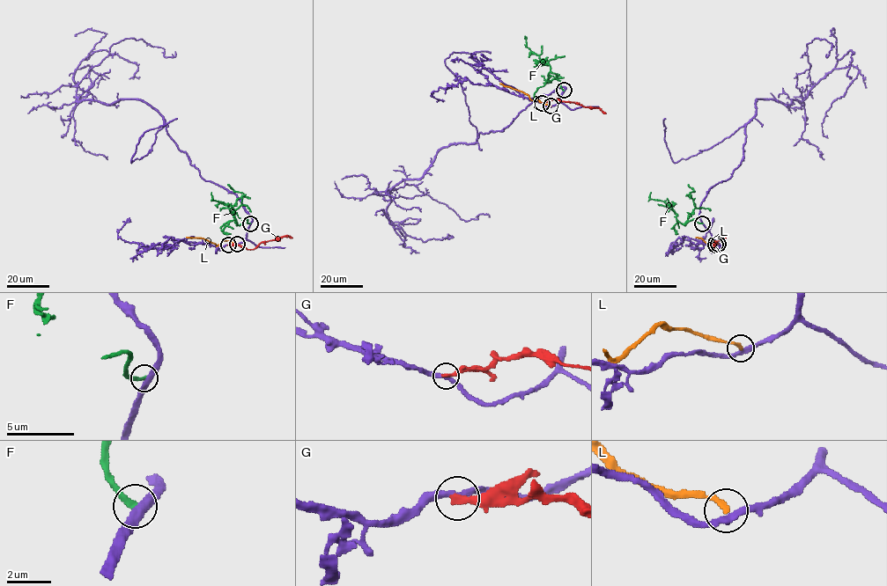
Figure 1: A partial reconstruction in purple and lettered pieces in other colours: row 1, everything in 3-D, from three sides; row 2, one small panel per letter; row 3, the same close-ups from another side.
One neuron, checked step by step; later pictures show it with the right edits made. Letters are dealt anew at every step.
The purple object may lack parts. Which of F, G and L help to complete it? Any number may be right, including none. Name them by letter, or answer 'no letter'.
no letter

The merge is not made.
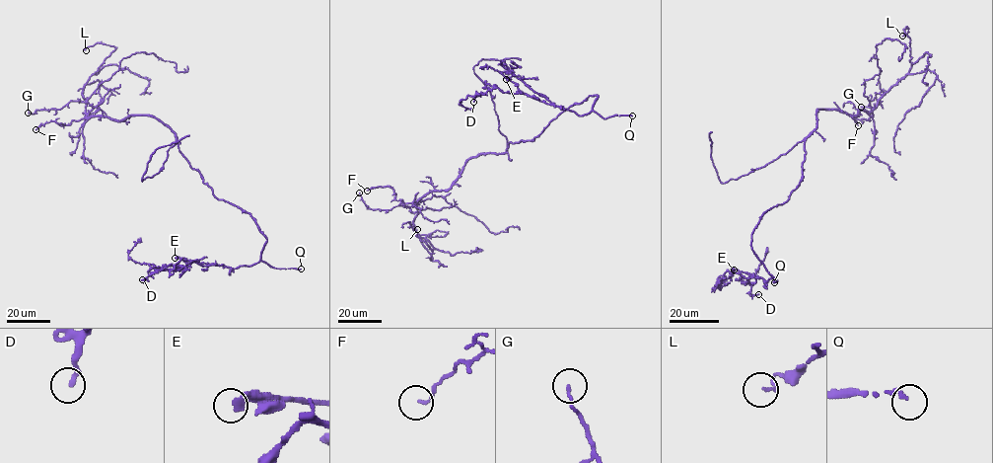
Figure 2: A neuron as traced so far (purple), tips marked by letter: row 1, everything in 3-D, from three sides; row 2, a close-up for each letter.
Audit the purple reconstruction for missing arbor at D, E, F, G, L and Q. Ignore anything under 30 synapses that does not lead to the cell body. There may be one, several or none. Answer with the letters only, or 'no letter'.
E, Q

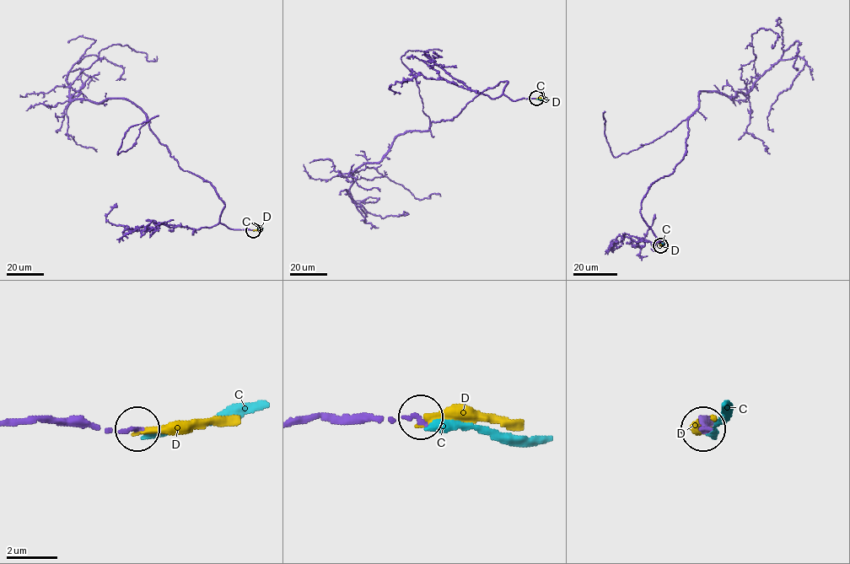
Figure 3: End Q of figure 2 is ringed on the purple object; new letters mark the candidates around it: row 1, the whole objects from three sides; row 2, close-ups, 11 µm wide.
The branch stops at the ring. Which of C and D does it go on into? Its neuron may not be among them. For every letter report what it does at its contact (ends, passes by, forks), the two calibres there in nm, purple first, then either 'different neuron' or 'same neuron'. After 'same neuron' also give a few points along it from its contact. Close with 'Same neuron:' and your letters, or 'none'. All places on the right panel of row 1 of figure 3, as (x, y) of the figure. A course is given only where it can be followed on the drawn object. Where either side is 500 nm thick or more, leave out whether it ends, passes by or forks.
C: it ends there; 140 nm thick on the purple side, 380 nm on the other; different neuron
D: it ends there; 150 nm thick on the purple side, 280 nm on the other; different neuron
Same neuron: none

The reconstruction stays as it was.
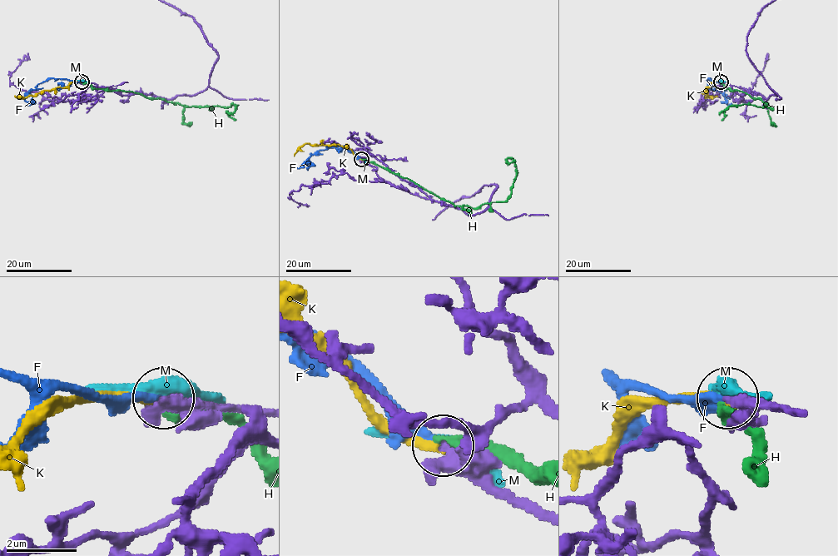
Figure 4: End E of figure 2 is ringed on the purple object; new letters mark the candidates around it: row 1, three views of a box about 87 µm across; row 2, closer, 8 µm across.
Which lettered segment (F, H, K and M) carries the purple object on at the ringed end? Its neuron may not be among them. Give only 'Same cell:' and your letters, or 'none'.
Same cell: F

